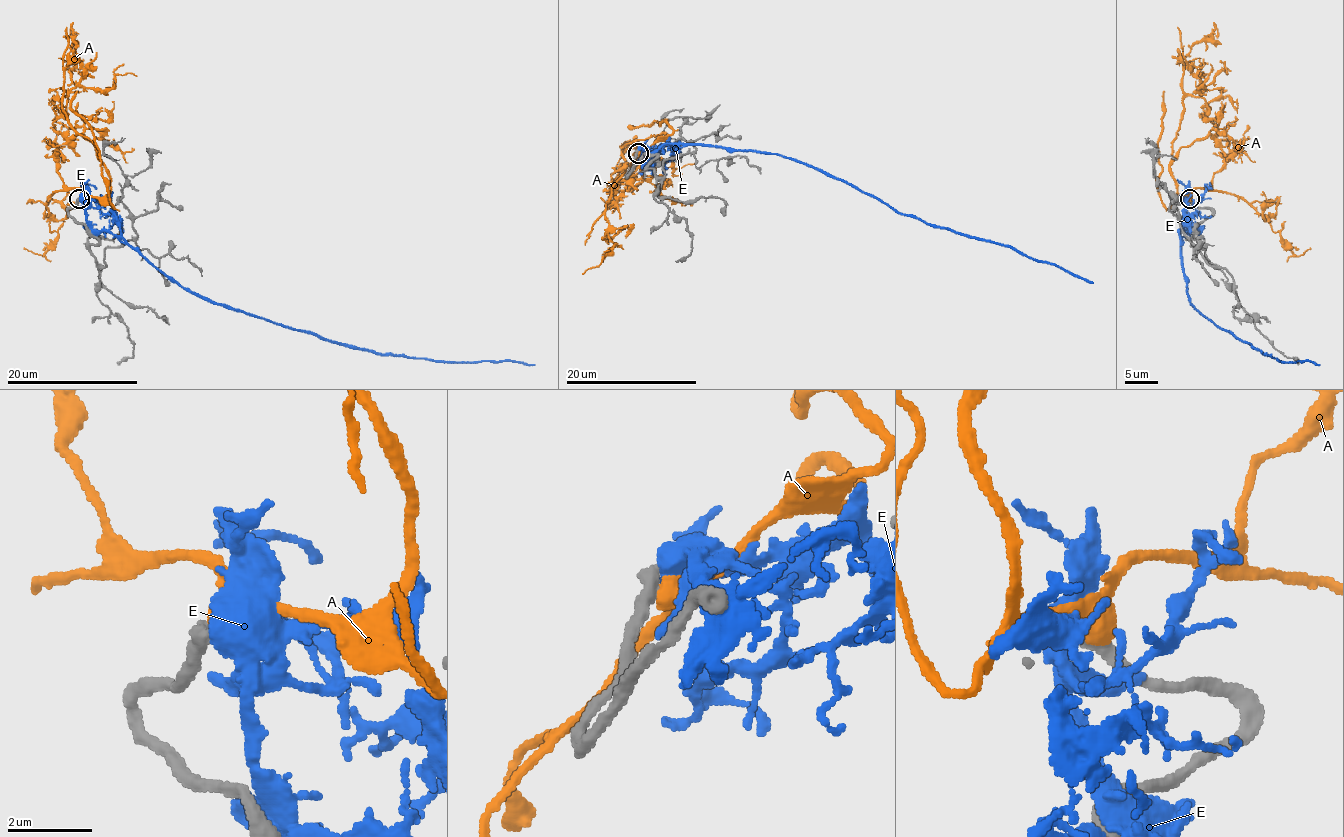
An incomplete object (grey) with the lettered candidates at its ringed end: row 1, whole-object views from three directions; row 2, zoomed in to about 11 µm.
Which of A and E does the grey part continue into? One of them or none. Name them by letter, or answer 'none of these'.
A

